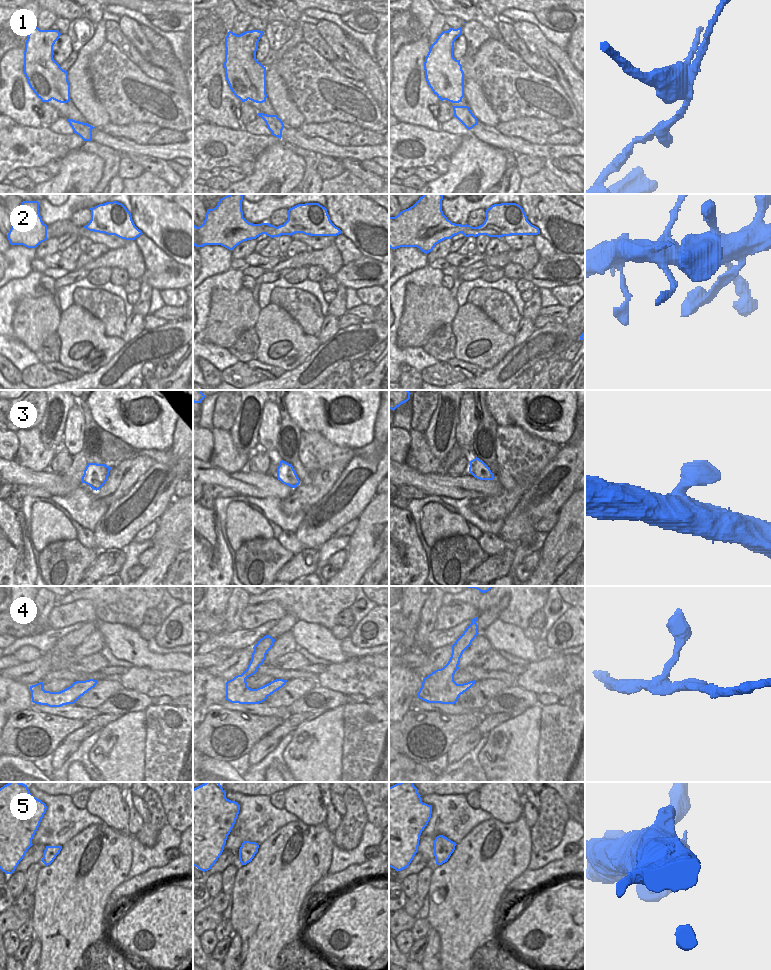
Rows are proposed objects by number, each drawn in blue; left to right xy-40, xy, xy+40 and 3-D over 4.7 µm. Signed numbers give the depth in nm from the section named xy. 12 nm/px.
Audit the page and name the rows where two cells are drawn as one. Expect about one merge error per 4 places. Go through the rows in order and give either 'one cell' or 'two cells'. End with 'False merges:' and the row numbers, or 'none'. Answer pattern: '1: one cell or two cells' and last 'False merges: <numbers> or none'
1: two cells
2: one cell
3: one cell
4: one cell
5: one cell
False merges: 1

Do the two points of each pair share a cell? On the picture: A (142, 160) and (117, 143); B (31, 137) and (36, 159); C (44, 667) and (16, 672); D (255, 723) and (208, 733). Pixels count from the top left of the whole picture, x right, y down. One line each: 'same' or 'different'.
A: different
B: same
C: same
D: same

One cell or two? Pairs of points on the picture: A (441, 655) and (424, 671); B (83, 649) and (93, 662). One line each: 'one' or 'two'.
A: one
B: two

